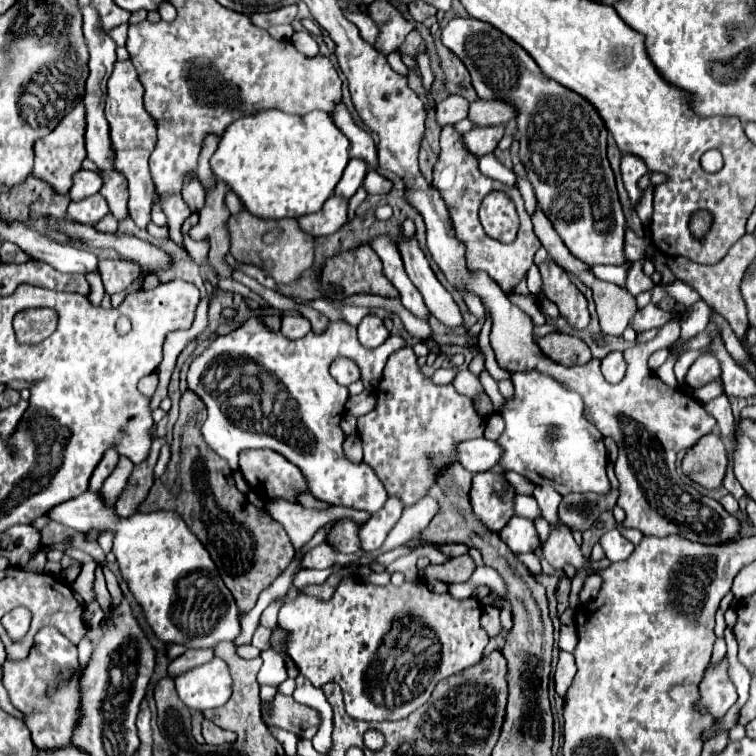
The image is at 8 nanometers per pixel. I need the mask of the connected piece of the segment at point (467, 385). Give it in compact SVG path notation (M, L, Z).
M465 350L464 357L467 357L467 364L464 363L462 365L462 372L456 376L456 380L452 382L452 386L454 386L460 394L466 394L466 396L474 398L476 394L482 394L482 392L484 392L484 386L482 386L480 378L468 370L468 365L474 358L472 353L469 350Z

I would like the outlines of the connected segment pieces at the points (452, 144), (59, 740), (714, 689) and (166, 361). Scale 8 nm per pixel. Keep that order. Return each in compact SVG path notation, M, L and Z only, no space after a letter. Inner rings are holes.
M444 126L440 132L440 156L438 162L434 164L434 180L432 186L440 192L440 198L446 202L456 238L466 246L466 262L470 272L478 272L484 270L500 288L504 294L514 292L514 288L520 284L520 280L526 276L528 268L534 264L534 254L540 248L540 242L532 230L532 222L530 216L524 208L524 200L518 192L518 188L514 186L506 186L498 180L492 180L488 176L484 176L478 170L478 158L474 154L470 154L470 150L466 150L464 142L462 142L462 134L454 130L454 126ZM492 190L502 190L506 194L510 194L510 198L516 202L516 210L520 214L520 230L518 236L512 244L502 244L498 240L492 240L484 230L482 224L478 220L478 208L480 202L484 200L486 194L490 194Z
M50 626L38 630L28 658L22 662L4 662L2 684L8 690L14 708L24 714L36 750L58 750L72 742L74 726L78 726L78 702L82 698L78 674L78 648Z
M728 660L710 664L700 682L700 698L696 702L698 712L710 714L714 720L722 718L736 702L736 688L728 676Z
M202 300L198 304L198 310L196 310L196 320L194 320L194 326L188 328L188 330L176 330L176 332L170 332L166 336L166 342L164 342L164 354L162 354L162 362L158 366L158 376L160 376L160 384L158 384L158 390L156 394L152 396L152 402L150 402L150 408L156 410L162 402L162 398L166 396L166 388L168 388L168 382L170 382L170 374L174 370L174 364L176 364L176 358L178 354L186 348L186 344L190 340L194 340L208 324L206 320L206 310L208 310L208 304Z

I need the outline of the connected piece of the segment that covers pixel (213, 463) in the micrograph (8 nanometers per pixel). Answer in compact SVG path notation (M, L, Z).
M186 390L180 400L180 418L174 426L168 470L164 476L154 480L154 486L140 510L176 510L210 552L222 580L238 600L238 610L250 612L260 592L268 588L290 564L294 548L282 524L274 522L268 512L258 510L236 488L228 462L214 454L202 438L200 426L204 420L206 408L202 400Z

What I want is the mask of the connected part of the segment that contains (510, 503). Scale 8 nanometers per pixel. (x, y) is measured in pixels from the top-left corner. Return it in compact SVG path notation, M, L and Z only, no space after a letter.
M500 472L474 476L470 492L474 514L494 532L500 532L514 516L514 486Z

